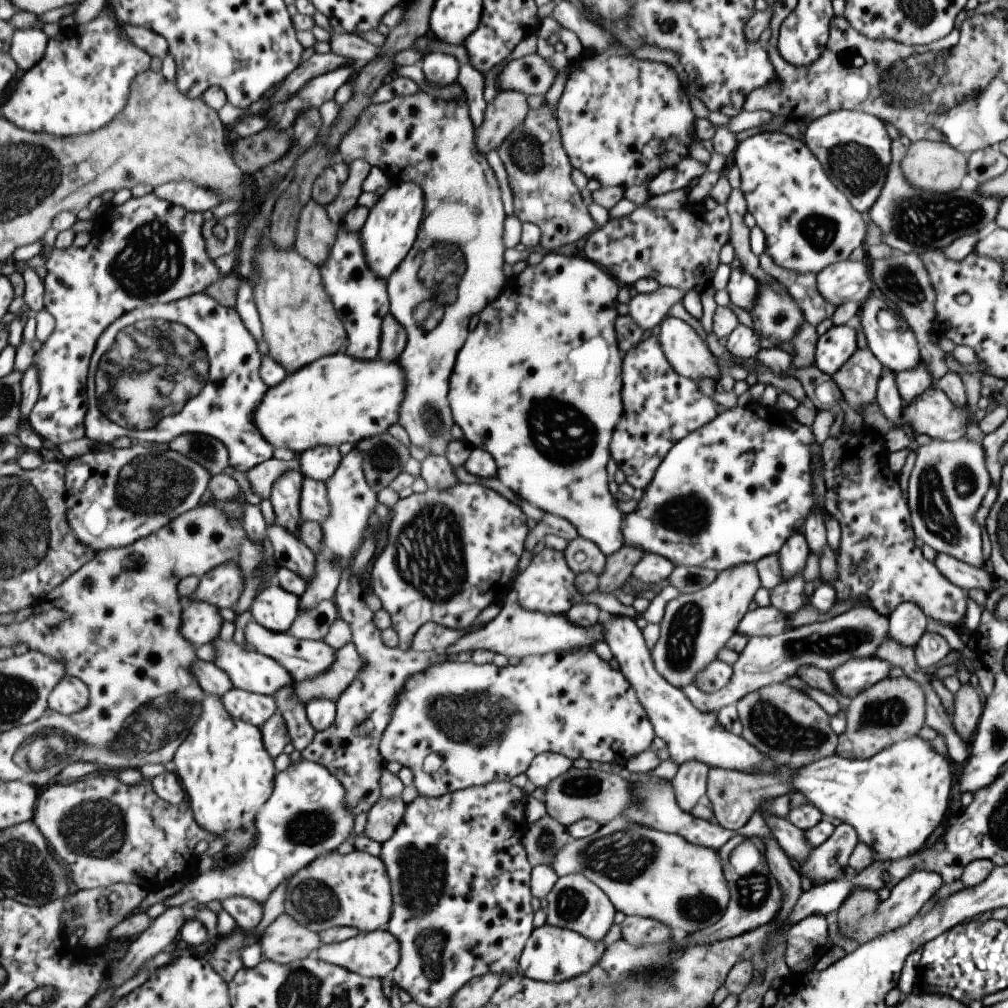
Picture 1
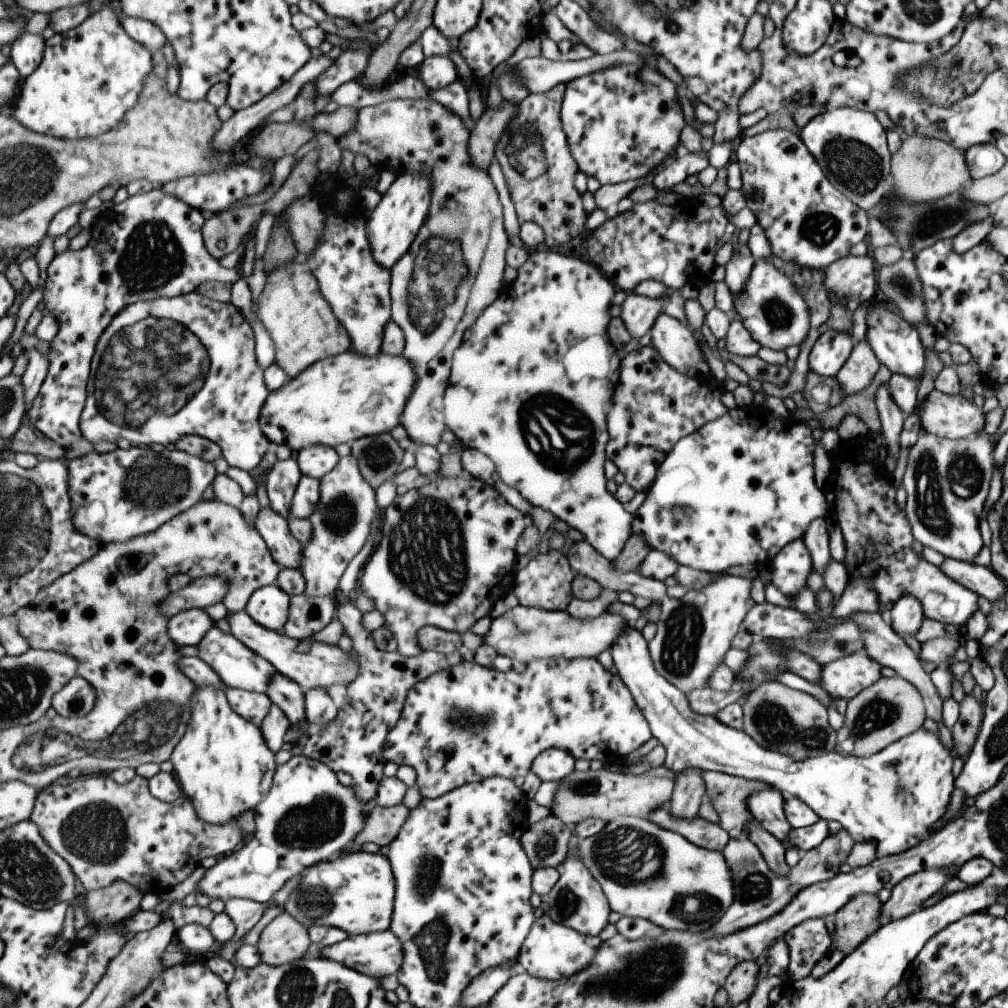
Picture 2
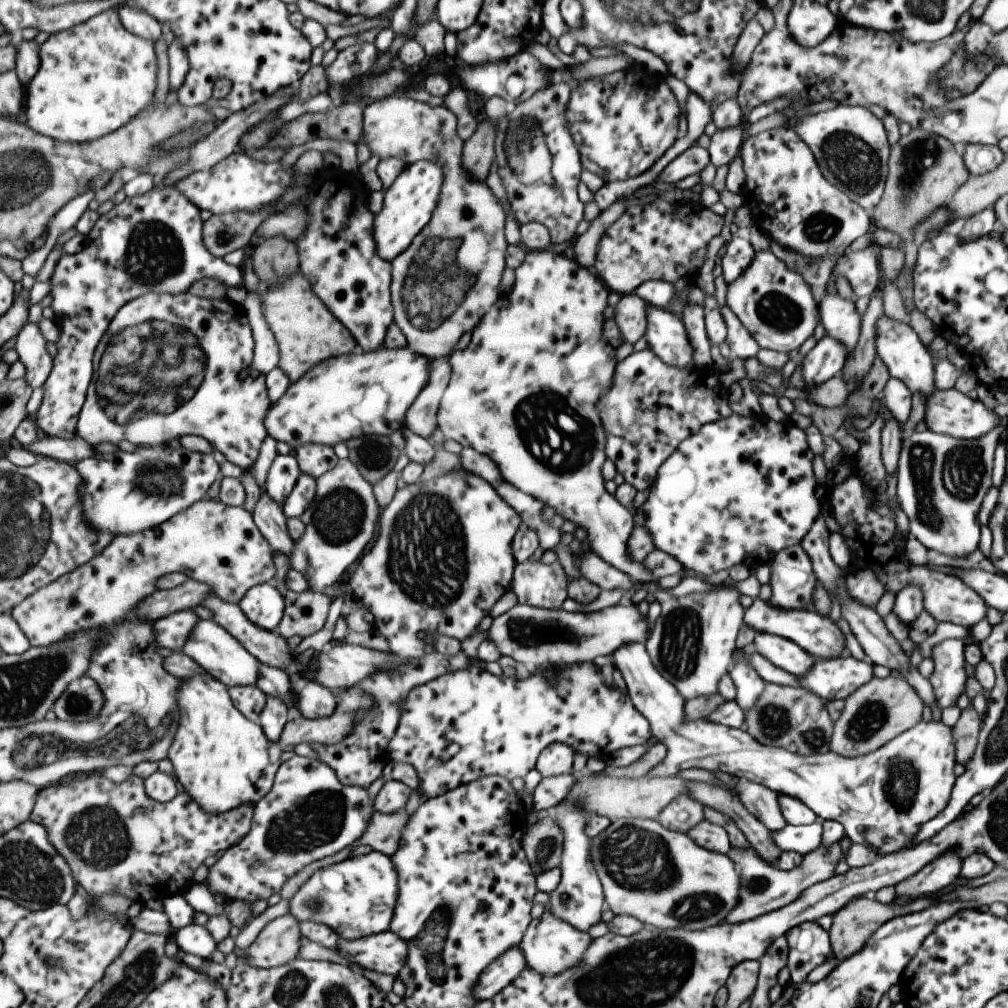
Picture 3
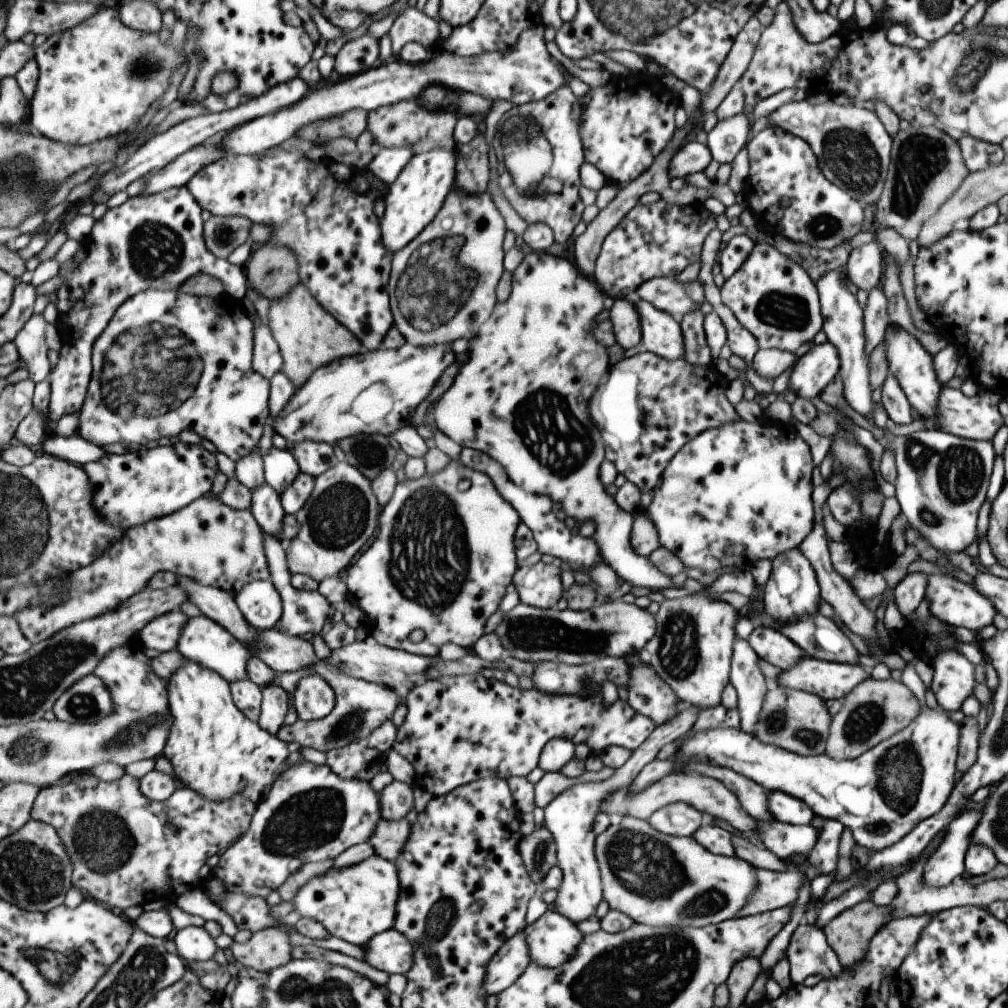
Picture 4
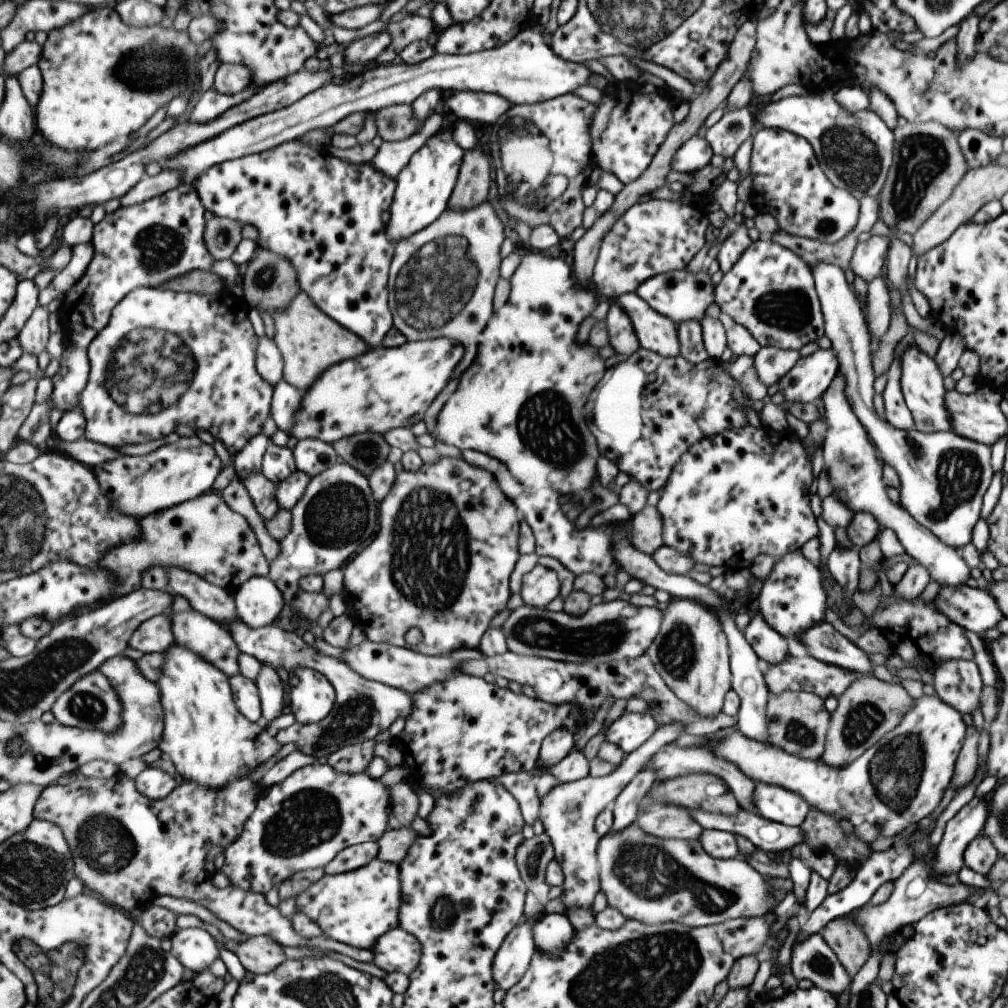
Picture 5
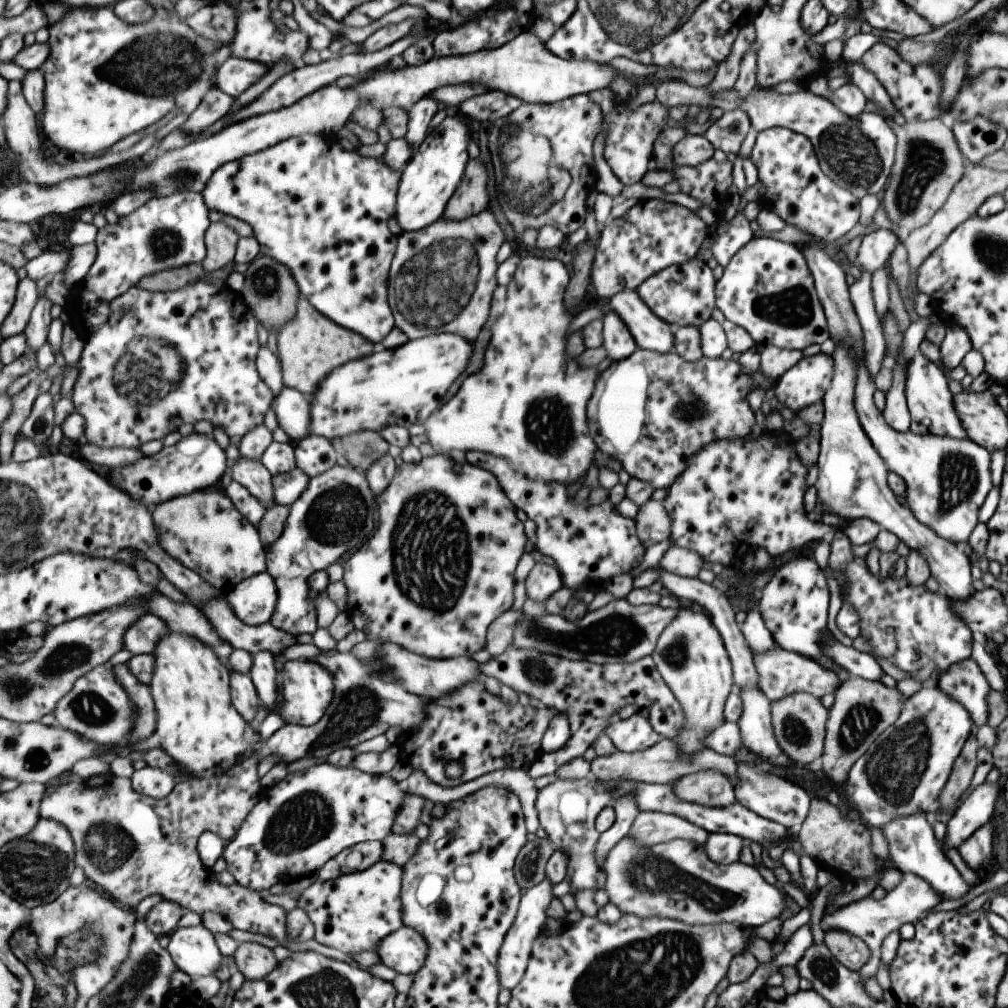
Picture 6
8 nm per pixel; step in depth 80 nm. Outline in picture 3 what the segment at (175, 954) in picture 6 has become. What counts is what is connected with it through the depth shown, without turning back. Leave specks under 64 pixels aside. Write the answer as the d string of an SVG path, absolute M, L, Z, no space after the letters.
M191 924L173 933L172 940L179 947L180 954L191 954L209 962L211 954L217 950L217 940L211 932L199 924Z

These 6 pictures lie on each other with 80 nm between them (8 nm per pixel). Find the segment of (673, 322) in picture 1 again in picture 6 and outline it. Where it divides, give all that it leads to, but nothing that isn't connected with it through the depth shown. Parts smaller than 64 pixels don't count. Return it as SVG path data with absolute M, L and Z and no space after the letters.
M622 290L608 300L611 310L620 316L639 349L673 352L674 328L654 315L636 290Z

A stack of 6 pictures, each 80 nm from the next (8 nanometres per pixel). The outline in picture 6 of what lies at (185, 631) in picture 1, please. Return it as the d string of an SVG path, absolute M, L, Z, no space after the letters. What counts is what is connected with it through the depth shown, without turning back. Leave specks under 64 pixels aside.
M147 613L125 633L124 648L134 655L154 654L162 637L170 632L168 624L159 615Z

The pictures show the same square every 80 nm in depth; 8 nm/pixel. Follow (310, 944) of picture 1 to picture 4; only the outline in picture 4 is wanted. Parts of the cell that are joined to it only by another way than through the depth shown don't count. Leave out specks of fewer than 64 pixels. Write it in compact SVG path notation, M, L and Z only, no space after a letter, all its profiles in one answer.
M273 926L255 933L245 944L233 942L230 950L239 966L271 972L293 959L289 932Z

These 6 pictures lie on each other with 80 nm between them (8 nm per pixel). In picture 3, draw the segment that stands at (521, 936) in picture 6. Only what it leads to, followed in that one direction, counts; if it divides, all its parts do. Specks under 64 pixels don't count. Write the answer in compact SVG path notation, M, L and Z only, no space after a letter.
M513 946L504 957L497 958L492 965L481 974L477 982L477 1000L493 1000L527 969L527 960L520 946Z

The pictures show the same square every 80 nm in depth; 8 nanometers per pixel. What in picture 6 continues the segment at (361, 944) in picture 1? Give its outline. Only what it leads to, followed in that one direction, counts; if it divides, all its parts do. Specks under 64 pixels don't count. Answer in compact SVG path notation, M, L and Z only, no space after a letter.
M403 927L379 943L381 963L399 974L415 974L426 963L429 947L426 938L414 928Z

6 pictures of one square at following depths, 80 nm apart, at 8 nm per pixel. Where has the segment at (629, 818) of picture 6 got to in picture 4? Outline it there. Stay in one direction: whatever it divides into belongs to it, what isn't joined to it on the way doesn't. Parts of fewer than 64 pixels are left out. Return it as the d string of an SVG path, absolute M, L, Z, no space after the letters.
M926 706L926 709L919 708L919 714L905 726L905 728L901 728L901 730L897 730L895 734L891 734L889 738L885 738L885 740L881 740L879 744L875 744L873 748L867 750L864 754L857 756L857 758L853 760L833 760L828 759L824 753L819 756L800 756L783 748L779 748L774 745L763 744L763 742L759 742L757 738L754 738L750 734L745 734L745 732L741 732L741 730L737 728L713 728L713 730L705 730L705 732L697 732L697 730L689 730L685 736L679 739L677 742L677 748L672 757L667 758L667 760L657 760L654 759L652 762L649 762L641 768L641 771L633 778L633 781L626 787L629 790L625 790L625 794L631 794L631 792L643 792L647 786L653 784L653 782L658 782L661 778L664 778L666 775L670 773L675 773L675 770L681 770L681 766L683 766L683 762L685 760L697 760L697 762L705 762L705 764L713 764L713 766L721 766L721 768L729 768L729 770L733 770L733 772L737 772L740 776L759 784L765 791L767 790L777 790L787 794L788 796L793 796L793 798L797 798L801 800L812 812L814 816L819 816L823 819L832 819L836 822L839 822L843 827L849 828L851 834L853 835L853 840L855 844L865 848L869 851L879 851L883 848L891 846L891 844L896 844L905 834L909 833L909 830L917 824L917 822L921 822L921 820L925 820L925 818L930 818L933 814L936 814L941 810L941 806L945 805L951 790L953 789L955 782L955 762L956 755L958 752L959 746L959 724L957 722L951 721L947 715L947 711L944 712L936 712L933 709Z

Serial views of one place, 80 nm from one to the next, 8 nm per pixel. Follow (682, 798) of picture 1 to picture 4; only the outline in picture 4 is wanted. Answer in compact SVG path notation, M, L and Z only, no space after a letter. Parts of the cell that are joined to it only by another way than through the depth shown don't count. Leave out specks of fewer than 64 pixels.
M675 802L653 812L645 822L661 834L675 837L691 837L691 834L704 823L702 812L693 806Z

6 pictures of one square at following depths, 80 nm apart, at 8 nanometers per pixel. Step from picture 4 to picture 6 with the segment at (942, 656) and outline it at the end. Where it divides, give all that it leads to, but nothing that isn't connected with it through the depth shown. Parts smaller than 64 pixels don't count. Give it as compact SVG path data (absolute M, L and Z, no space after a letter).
M969 658L951 665L947 672L934 680L934 684L943 694L966 710L977 728L979 725L985 725L985 698L990 688L977 667L976 660Z

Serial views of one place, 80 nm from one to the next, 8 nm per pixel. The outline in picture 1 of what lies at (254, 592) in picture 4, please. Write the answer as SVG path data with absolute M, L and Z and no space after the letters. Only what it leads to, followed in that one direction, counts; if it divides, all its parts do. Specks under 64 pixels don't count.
M276 582L261 590L249 610L249 616L272 632L288 633L300 614L301 597Z

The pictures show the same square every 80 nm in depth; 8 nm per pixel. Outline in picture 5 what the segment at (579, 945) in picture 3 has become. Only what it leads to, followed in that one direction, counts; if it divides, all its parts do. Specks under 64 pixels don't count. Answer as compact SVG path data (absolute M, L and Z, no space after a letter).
M565 912L543 913L534 924L537 949L552 957L567 948L576 934L577 930Z

